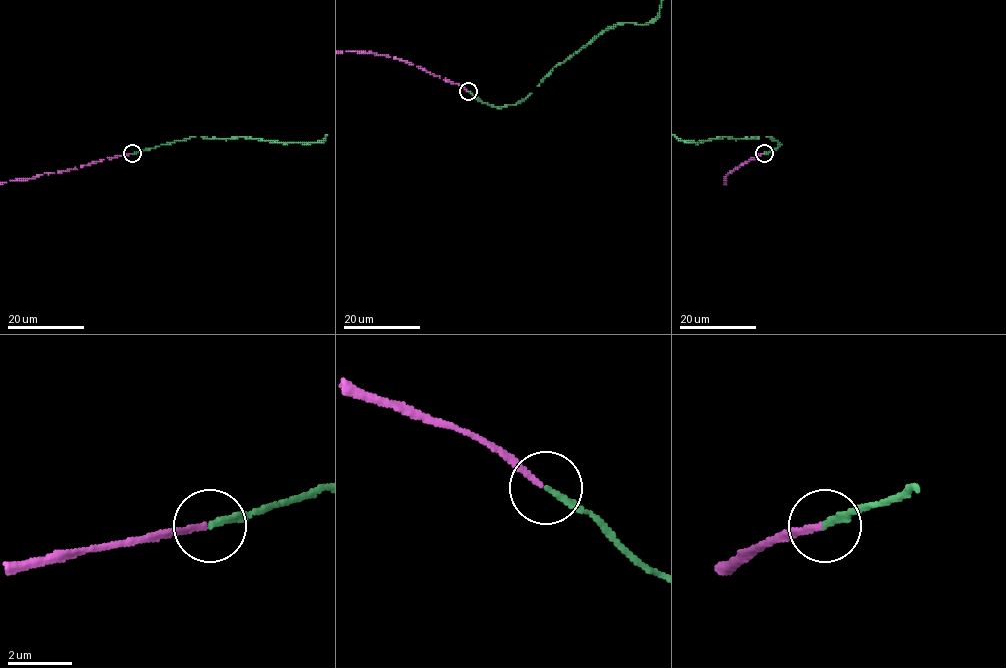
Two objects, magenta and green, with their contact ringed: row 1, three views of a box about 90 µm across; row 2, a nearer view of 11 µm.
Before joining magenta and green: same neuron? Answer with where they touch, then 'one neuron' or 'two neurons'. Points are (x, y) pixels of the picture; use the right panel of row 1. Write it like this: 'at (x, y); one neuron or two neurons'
at (764, 153); one neuron

